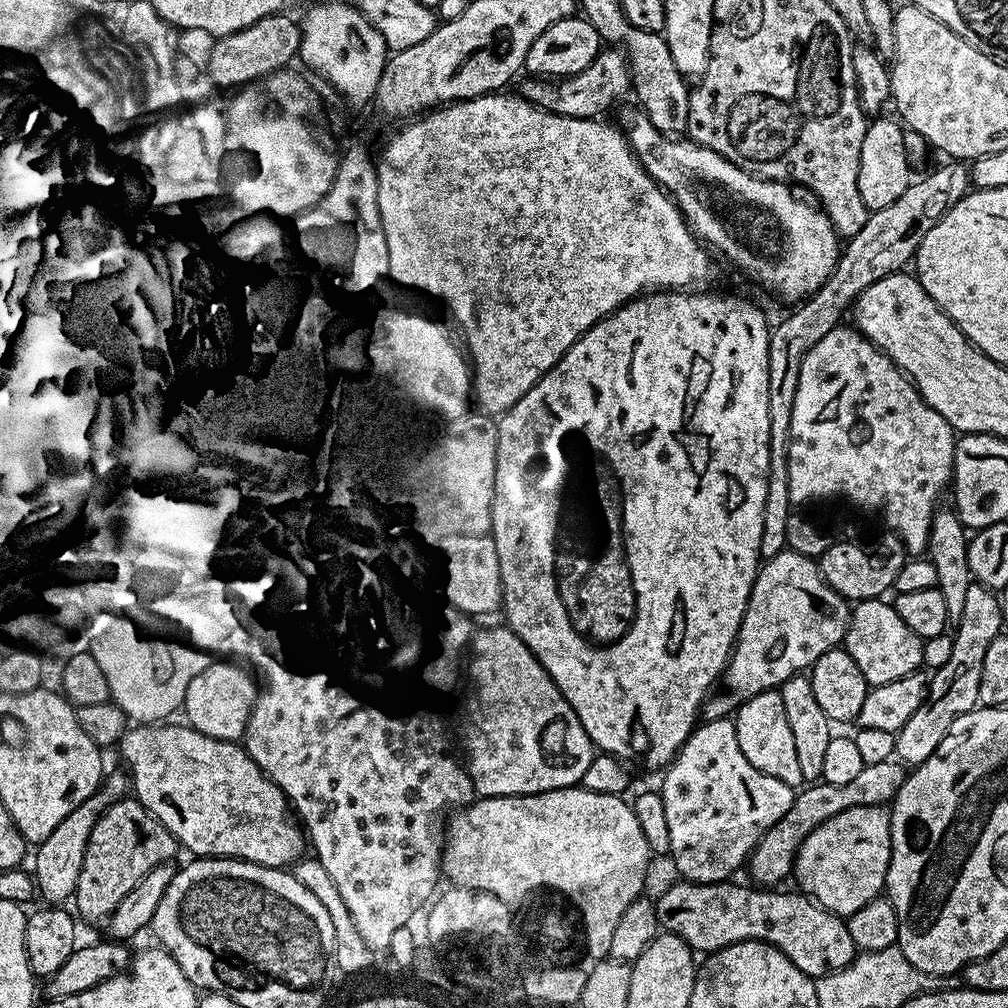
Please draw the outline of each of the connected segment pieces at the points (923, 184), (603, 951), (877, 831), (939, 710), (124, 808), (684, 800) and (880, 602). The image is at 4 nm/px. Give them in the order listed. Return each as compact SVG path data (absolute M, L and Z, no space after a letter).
M944 162L929 176L913 179L906 194L882 210L869 213L866 226L858 234L847 237L840 253L840 261L821 288L807 297L780 325L771 329L768 338L768 365L770 366L770 466L766 506L762 514L762 542L760 555L765 561L773 560L786 548L786 518L793 515L794 505L788 486L788 439L790 414L794 410L794 394L798 394L798 374L806 354L830 330L841 323L840 311L851 305L874 282L890 274L907 269L916 248L926 236L973 187L972 173L964 162Z
M585 786L550 790L529 796L486 796L469 804L467 808L457 811L449 820L452 821L448 824L448 841L444 840L442 844L442 872L446 880L448 876L450 883L457 884L457 889L491 896L503 901L508 906L511 906L515 900L527 901L531 897L528 895L538 891L539 888L553 888L556 892L565 892L580 907L580 912L584 915L584 924L588 927L589 961L603 960L608 956L610 938L618 926L618 918L622 918L622 913L625 912L626 906L630 906L630 902L641 899L643 892L640 891L644 888L644 879L648 876L648 860L650 861L650 853L646 846L646 838L642 834L642 826L638 826L638 820L631 803L624 796L602 794L595 787Z
M879 804L870 806L854 806L850 810L842 810L842 814L834 814L822 826L818 826L802 842L802 846L796 851L794 861L794 880L797 880L799 891L811 898L827 912L835 912L841 918L847 918L866 906L880 889L884 888L884 881L890 866L890 854L892 853L892 818L887 807Z
M979 582L969 583L966 590L966 602L962 605L962 610L958 613L960 625L957 626L952 641L954 650L950 654L950 659L946 661L946 666L935 669L930 680L930 687L926 693L926 699L920 705L920 709L902 726L902 730L896 733L896 755L895 759L905 766L919 766L923 760L930 758L934 750L942 742L942 738L950 730L954 718L962 714L971 712L973 708L980 704L980 683L982 682L982 662L986 662L986 650L990 650L990 642L998 638L1005 631L1004 628L1004 608L1000 605L1000 600L993 589L986 587Z
M125 798L117 801L109 809L109 812L102 816L100 823L92 834L92 843L89 844L86 858L82 862L82 874L78 874L78 882L74 893L75 911L80 911L79 919L107 921L113 910L126 899L128 895L149 875L157 871L161 866L167 865L167 860L178 851L178 845L174 837L168 833L166 826L156 821L151 812L147 812L139 800Z
M731 719L701 723L689 736L675 760L663 769L664 781L658 785L662 806L666 806L666 823L670 829L670 860L676 863L679 874L693 884L718 884L727 881L740 867L749 863L753 850L767 832L790 810L796 792L786 782L762 774L742 754L738 734Z
M884 598L859 601L851 609L842 641L842 647L854 658L858 670L862 670L872 686L898 682L898 678L906 678L906 674L921 671L924 663L924 641L898 618L895 607L886 601Z

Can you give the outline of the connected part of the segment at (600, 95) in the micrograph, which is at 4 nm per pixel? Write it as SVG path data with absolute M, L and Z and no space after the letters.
M616 46L605 47L596 55L589 68L573 76L528 79L532 80L519 81L519 95L545 108L547 112L557 112L563 116L599 117L607 108L614 107L627 92L629 95L632 88L632 70L628 65L628 57Z

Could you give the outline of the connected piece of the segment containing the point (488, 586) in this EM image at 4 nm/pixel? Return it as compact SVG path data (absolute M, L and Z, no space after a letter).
M491 535L464 538L456 546L444 560L444 596L448 599L447 607L463 612L469 618L492 616L496 611L499 613L506 593L496 543L492 541Z

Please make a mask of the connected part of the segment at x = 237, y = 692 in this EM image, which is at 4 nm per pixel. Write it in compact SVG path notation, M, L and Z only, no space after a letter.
M213 662L206 670L202 670L202 674L194 678L194 682L190 682L182 712L188 715L187 723L203 736L236 742L245 735L249 719L256 711L257 703L258 688L256 692L256 684L246 669L239 668L236 664Z

